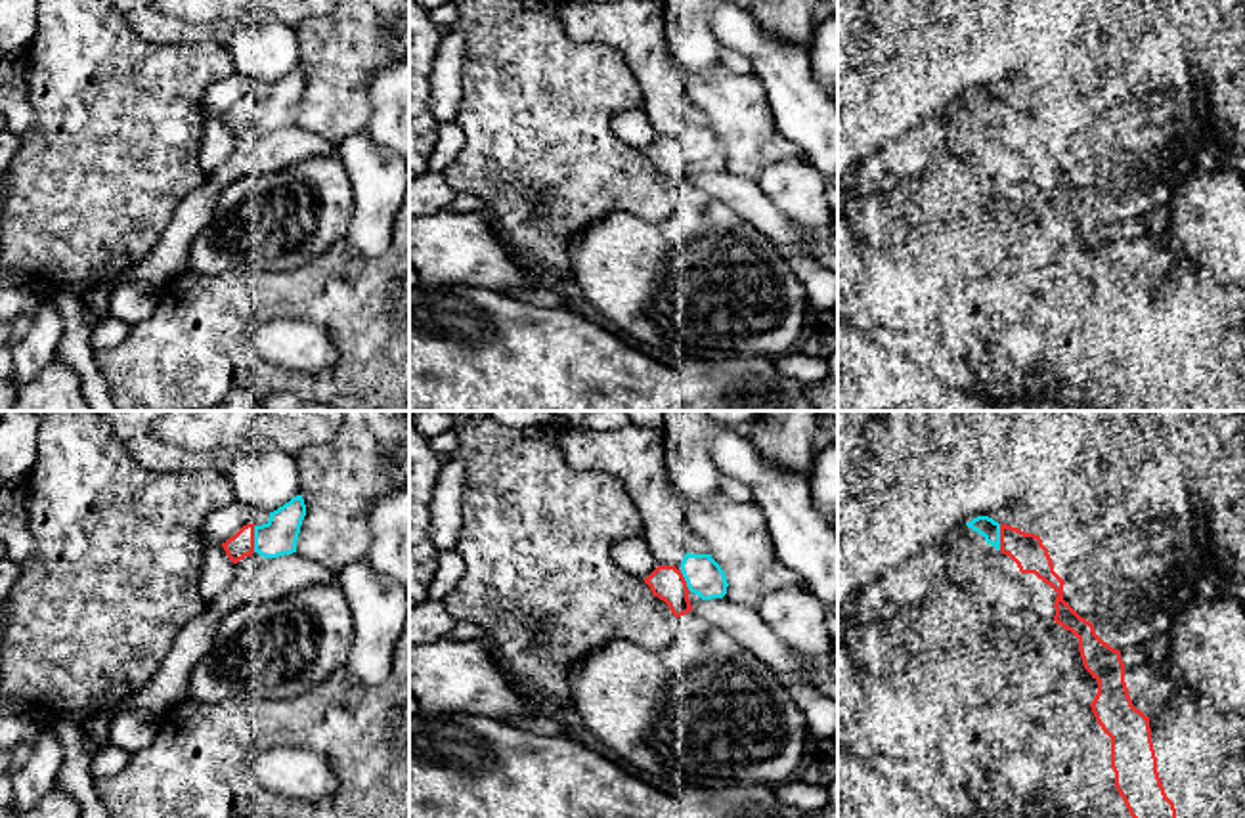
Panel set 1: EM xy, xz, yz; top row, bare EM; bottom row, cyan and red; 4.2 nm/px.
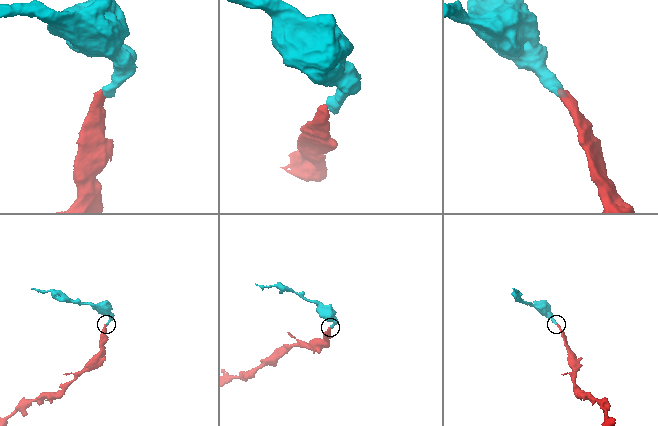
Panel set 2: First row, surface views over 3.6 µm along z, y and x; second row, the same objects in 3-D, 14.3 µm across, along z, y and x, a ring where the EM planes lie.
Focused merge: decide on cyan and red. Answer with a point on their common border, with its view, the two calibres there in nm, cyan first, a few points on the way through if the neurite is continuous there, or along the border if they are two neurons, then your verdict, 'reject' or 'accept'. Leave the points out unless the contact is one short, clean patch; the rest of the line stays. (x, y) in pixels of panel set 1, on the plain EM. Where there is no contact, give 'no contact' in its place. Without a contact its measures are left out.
xy (255, 111) | 160/100 nm | accept

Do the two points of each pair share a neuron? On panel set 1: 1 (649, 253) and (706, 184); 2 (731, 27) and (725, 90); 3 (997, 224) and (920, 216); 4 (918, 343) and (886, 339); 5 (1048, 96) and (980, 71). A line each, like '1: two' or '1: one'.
1: two
2: two
3: one
4: one
5: two

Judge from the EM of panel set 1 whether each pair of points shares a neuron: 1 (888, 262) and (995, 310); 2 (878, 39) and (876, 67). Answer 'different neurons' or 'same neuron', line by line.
1: different neurons
2: different neurons

